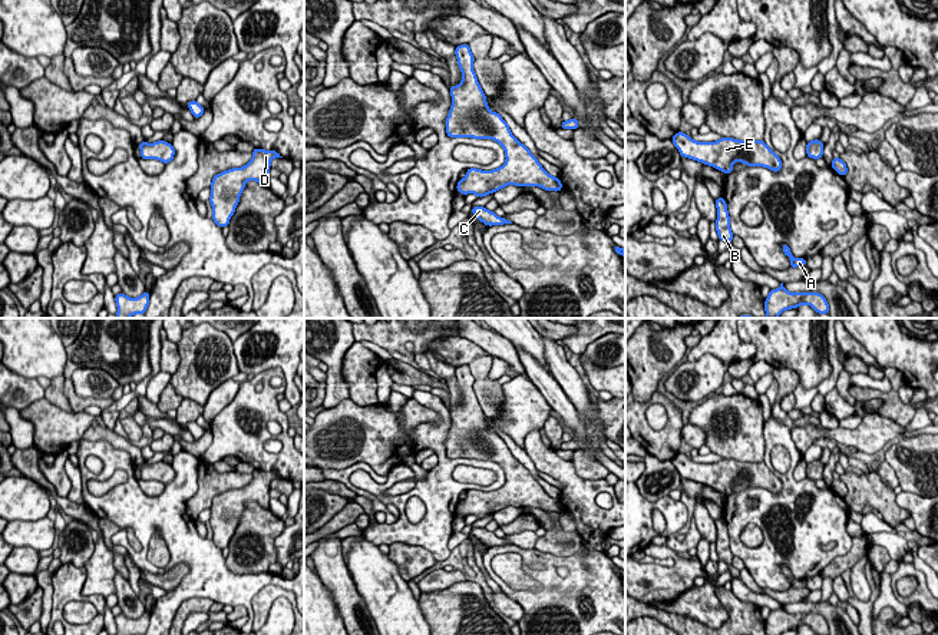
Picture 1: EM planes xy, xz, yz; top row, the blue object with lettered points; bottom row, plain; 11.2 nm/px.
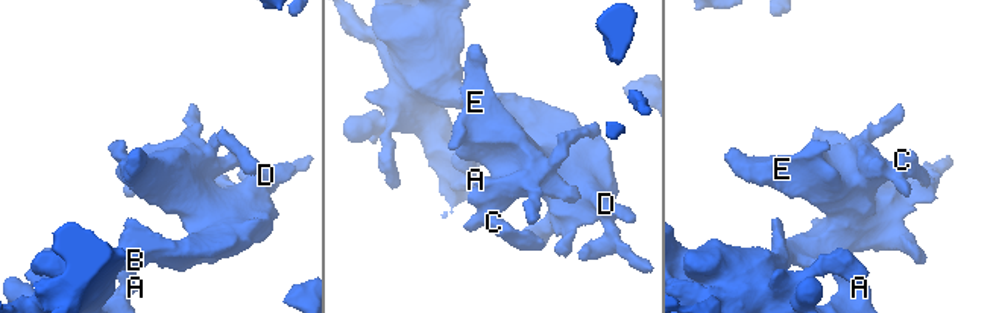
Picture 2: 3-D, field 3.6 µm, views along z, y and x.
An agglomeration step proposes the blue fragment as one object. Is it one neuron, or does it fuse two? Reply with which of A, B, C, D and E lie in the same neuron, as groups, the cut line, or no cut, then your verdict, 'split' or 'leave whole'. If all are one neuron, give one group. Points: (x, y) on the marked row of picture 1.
A B C D E | no cut | leave whole

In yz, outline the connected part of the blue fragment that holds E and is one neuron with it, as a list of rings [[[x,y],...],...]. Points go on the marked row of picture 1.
[[[677,132],[671,142],[683,158],[713,166],[724,173],[733,172],[734,162],[742,162],[747,166],[763,166],[773,172],[782,169],[780,158],[764,140],[721,138],[716,142],[696,142],[687,133]]]

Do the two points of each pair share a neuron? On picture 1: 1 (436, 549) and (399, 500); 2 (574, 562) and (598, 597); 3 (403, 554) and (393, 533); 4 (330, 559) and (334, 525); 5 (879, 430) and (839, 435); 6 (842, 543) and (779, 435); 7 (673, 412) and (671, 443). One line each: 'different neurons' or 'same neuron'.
1: same neuron
2: same neuron
3: different neurons
4: different neurons
5: same neuron
6: same neuron
7: same neuron

